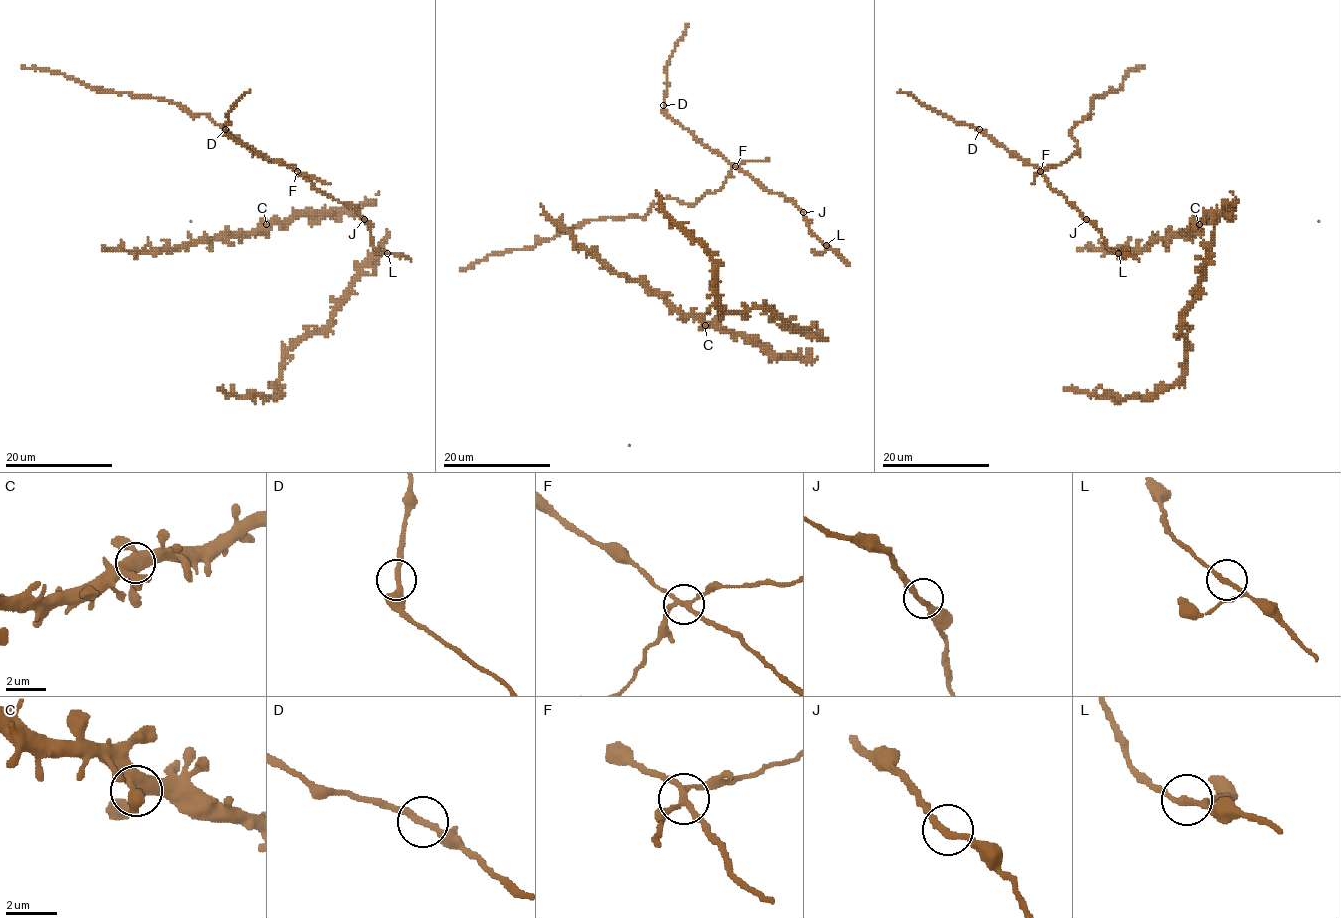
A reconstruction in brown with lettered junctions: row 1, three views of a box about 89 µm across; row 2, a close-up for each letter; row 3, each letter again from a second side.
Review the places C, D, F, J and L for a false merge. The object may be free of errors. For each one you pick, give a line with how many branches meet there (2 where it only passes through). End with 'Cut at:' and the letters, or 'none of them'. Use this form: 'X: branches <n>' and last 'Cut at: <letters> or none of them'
F: branches 4
Cut at: F

